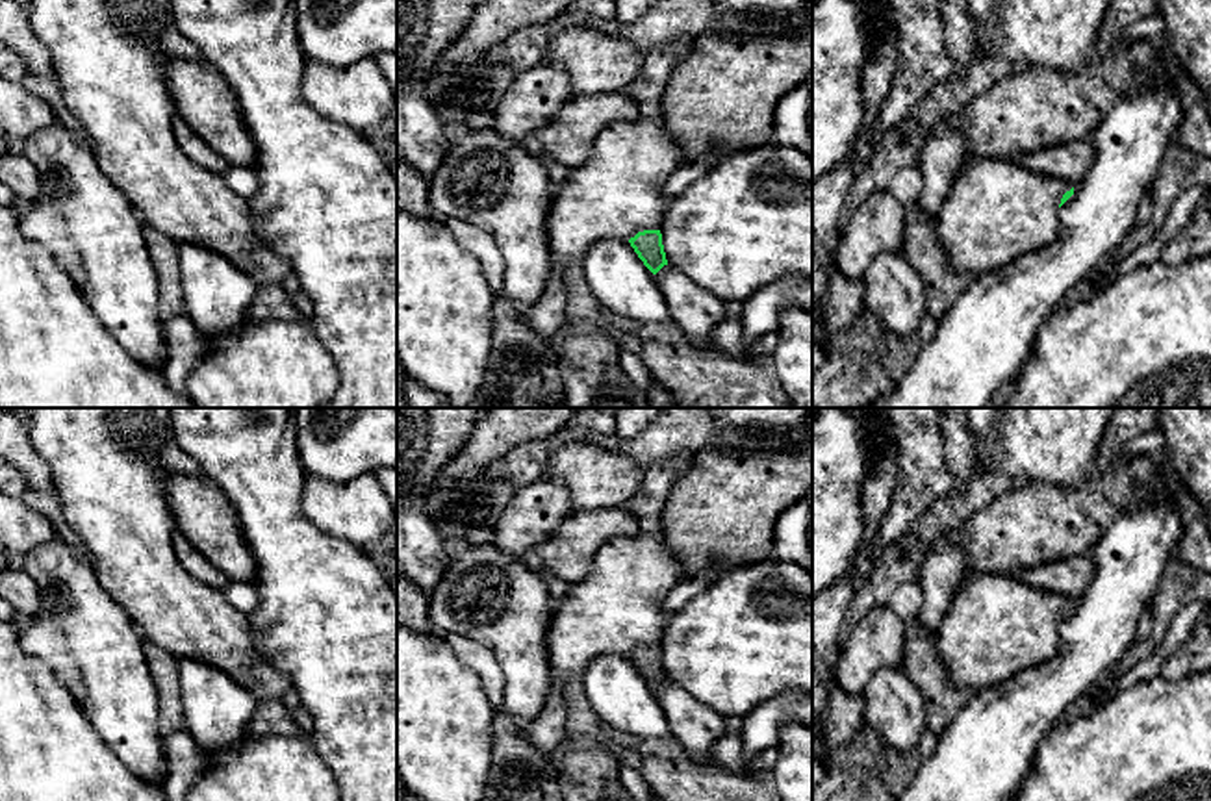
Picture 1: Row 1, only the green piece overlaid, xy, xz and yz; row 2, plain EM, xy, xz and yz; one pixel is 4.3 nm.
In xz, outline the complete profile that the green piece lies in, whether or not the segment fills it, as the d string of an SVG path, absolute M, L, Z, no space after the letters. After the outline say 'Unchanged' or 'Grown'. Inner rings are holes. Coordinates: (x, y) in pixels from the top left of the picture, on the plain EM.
M640 532L603 545L592 573L582 582L571 584L566 599L553 608L547 630L551 693L542 714L534 721L519 725L519 736L547 753L553 753L566 740L564 686L582 677L586 666L601 653L629 656L653 690L668 680L658 645L668 623L662 614L662 603L684 580L688 578L669 553L662 534Z. Grown

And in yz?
M966 577L933 643L950 679L979 692L1052 658L1059 649L1059 623L1072 610L1070 597L1016 577Z. Grown

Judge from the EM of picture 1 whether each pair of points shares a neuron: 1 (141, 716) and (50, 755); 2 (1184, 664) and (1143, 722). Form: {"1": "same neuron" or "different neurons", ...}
{"1": "different neurons", "2": "different neurons"}

